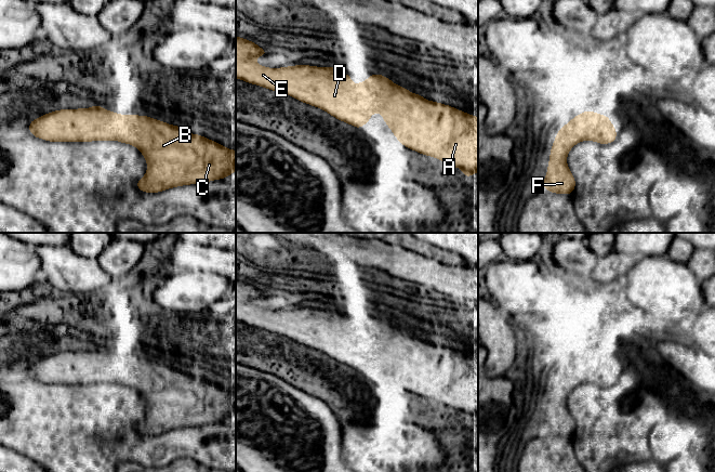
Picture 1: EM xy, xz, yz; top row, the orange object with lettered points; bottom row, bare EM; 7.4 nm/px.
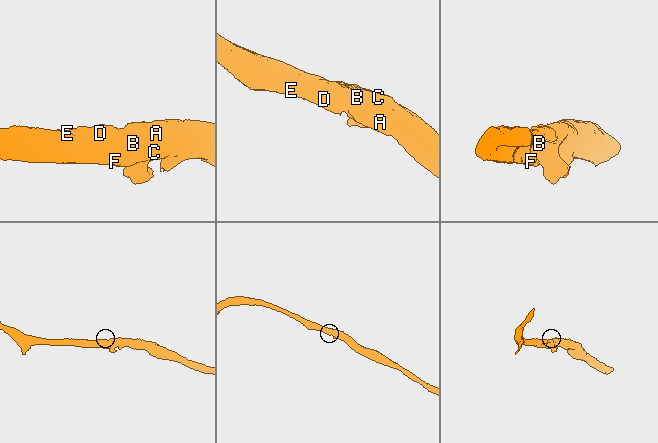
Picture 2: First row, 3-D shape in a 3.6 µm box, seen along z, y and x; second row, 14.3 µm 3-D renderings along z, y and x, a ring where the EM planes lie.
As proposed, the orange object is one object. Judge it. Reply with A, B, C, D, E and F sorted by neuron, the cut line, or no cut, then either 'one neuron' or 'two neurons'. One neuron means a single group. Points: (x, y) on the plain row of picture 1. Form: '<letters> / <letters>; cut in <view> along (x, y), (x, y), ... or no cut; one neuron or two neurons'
A B C D E F; no cut; one neuron

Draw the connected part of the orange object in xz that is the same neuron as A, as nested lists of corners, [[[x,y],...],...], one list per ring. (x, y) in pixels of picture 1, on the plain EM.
[[[236,278],[236,320],[290,338],[303,345],[321,351],[336,362],[358,371],[370,364],[371,357],[379,354],[396,381],[407,391],[437,401],[449,409],[460,410],[466,420],[471,420],[475,415],[478,415],[478,359],[449,348],[425,342],[421,337],[411,336],[406,330],[392,325],[389,320],[379,316],[371,317],[365,325],[358,325],[355,329],[350,318],[337,313],[335,309],[295,307],[268,311],[254,304],[255,300],[266,298],[267,296],[268,293],[261,291],[255,285]]]

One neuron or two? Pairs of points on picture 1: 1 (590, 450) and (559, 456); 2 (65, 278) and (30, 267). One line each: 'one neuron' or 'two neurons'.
1: two neurons
2: two neurons

